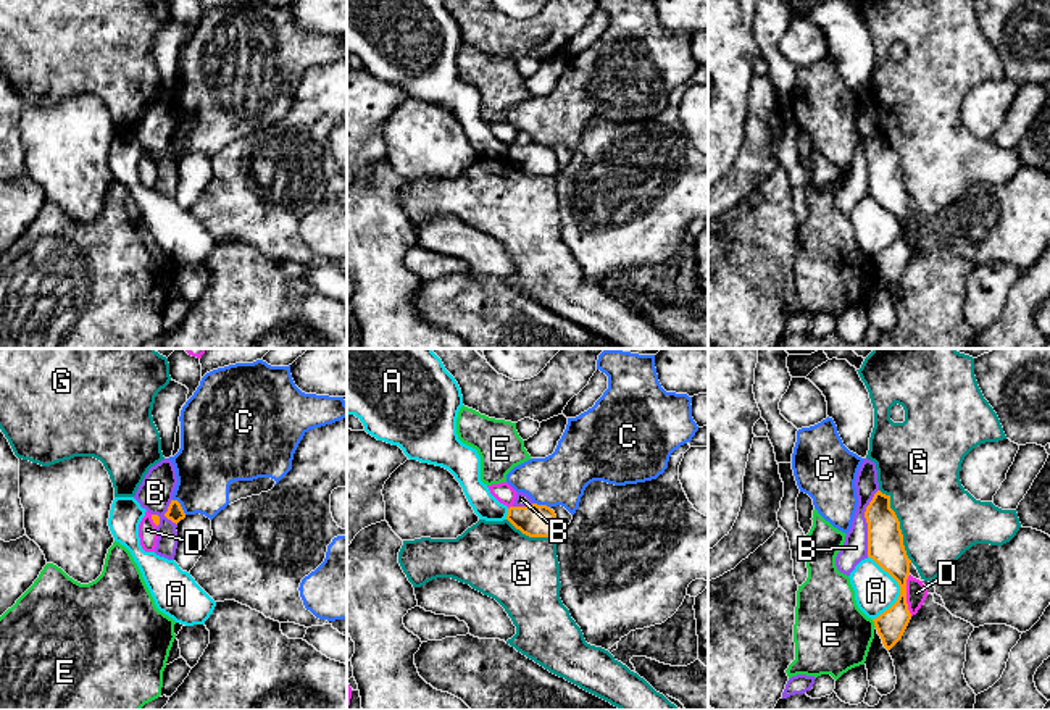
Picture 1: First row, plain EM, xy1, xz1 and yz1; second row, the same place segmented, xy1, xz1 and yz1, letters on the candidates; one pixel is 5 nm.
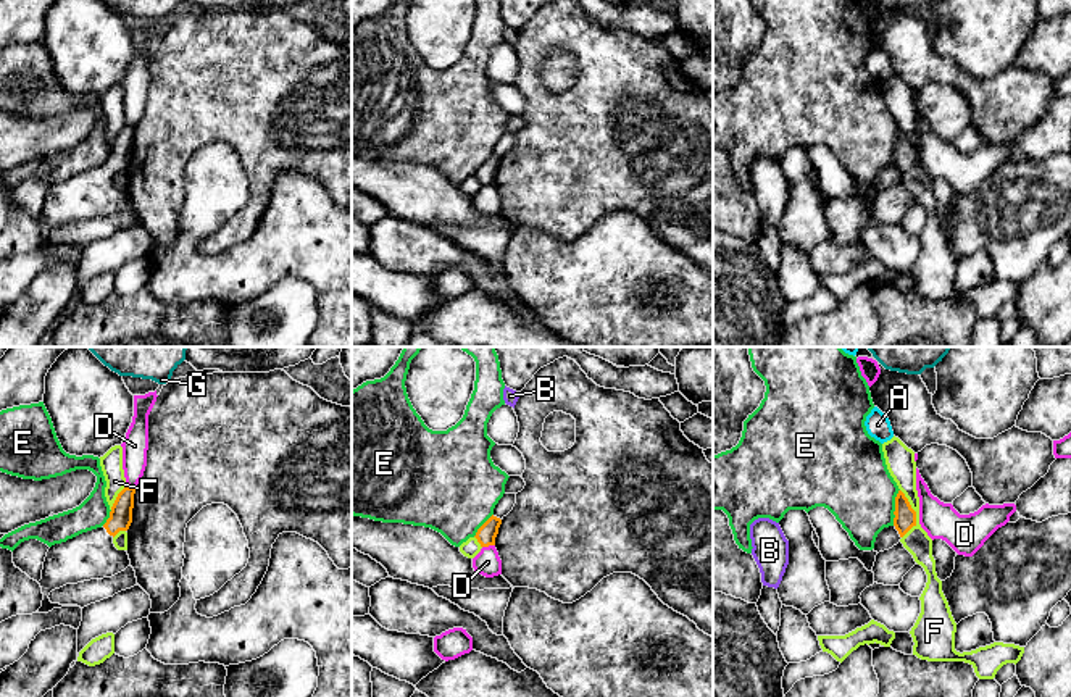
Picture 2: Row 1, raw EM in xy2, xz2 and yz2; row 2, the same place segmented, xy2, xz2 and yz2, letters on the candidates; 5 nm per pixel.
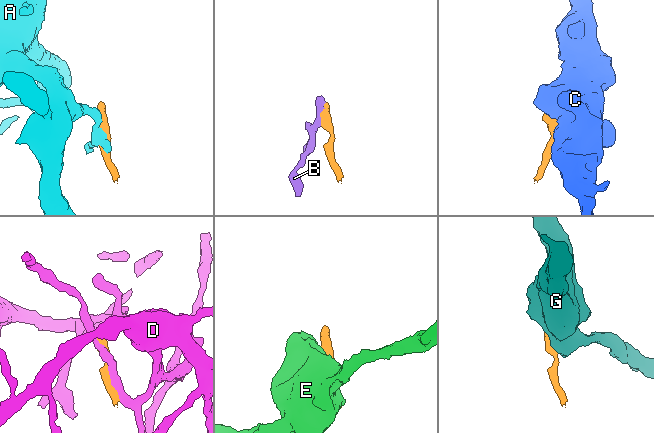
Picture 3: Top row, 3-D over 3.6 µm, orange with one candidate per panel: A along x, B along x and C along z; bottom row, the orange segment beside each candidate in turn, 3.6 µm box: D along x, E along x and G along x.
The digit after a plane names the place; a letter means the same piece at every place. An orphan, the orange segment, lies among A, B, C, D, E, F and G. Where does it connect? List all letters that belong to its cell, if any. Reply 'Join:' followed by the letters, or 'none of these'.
Join: none of these

